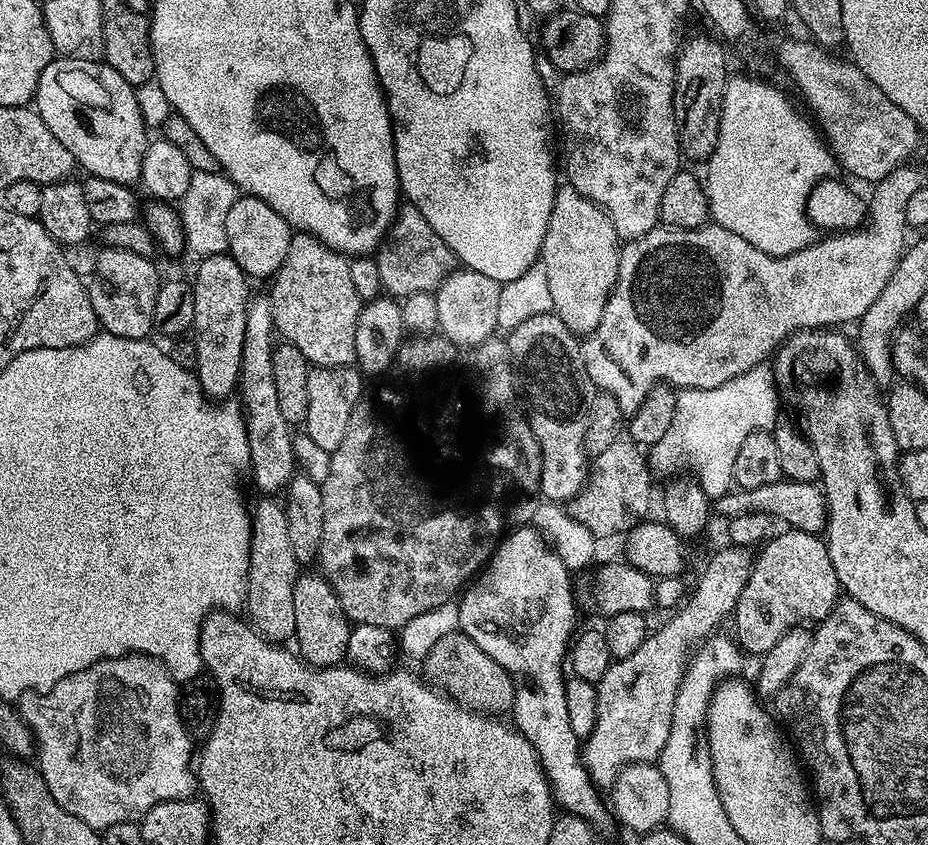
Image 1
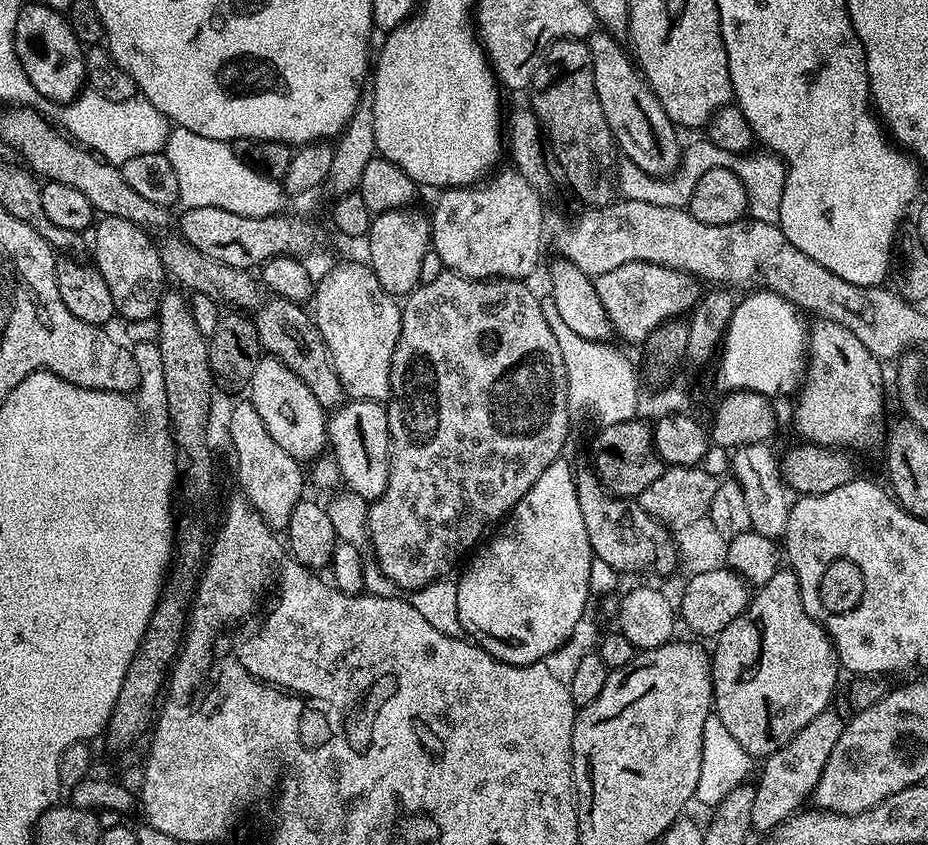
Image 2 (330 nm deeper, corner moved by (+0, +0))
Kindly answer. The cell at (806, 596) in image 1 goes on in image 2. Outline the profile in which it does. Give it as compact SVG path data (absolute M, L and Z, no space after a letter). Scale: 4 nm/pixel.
M779 570L768 582L757 587L747 610L715 637L714 644L716 649L710 652L714 714L749 756L772 756L782 750L806 722L814 722L818 714L829 709L828 702L836 692L836 679L842 676L842 669L828 633L817 620L806 614L798 578L791 570Z

